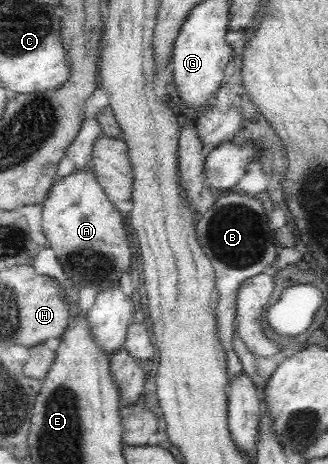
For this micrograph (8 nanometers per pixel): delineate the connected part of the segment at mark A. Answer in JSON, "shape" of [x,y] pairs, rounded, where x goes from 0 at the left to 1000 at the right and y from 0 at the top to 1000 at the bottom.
{"shape":[[[287,254],[250,259],[244,278],[192,330],[223,356],[220,371],[201,381],[165,390],[128,433],[122,474],[125,502],[146,519],[146,534],[165,543],[165,552],[177,558],[180,575],[189,578],[195,595],[223,610],[232,625],[244,619],[277,616],[293,629],[354,610],[360,597],[372,588],[384,588],[396,575],[396,532],[384,519],[384,498],[372,487],[375,463],[348,448],[348,442],[323,425],[308,399],[299,399],[280,366],[271,362],[280,310],[299,295],[299,284],[305,284],[305,276]]]}

